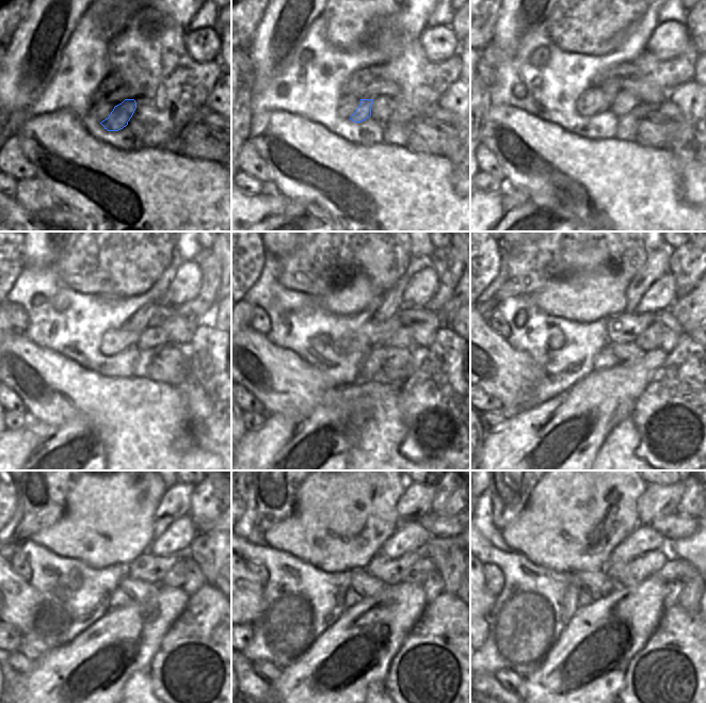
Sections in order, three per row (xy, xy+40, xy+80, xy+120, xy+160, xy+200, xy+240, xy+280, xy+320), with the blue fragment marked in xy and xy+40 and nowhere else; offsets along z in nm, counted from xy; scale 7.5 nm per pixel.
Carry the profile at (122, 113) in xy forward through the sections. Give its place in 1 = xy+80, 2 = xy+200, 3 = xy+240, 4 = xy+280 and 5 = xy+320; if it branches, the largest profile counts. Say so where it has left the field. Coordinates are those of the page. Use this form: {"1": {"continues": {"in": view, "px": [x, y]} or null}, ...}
{"1": {"continues": {"in": "xy+80", "px": [609, 91]}}, "2": {"continues": {"in": "xy+200", "px": [657, 265]}}, "3": {"continues": {"in": "xy+240", "px": [176, 502]}}, "4": {"continues": {"in": "xy+280", "px": [417, 500]}}, "5": {"continues": {"in": "xy+320", "px": [657, 500]}}}

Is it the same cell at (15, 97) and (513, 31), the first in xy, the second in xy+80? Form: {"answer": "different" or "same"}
{"answer": "same"}

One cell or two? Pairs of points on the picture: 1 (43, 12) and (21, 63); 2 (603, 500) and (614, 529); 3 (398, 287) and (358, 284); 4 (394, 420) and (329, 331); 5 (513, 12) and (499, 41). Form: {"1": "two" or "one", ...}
{"1": "one", "2": "one", "3": "two", "4": "two", "5": "one"}

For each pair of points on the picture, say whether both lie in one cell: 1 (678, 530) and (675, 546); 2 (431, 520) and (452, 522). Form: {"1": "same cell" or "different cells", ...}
{"1": "different cells", "2": "same cell"}

